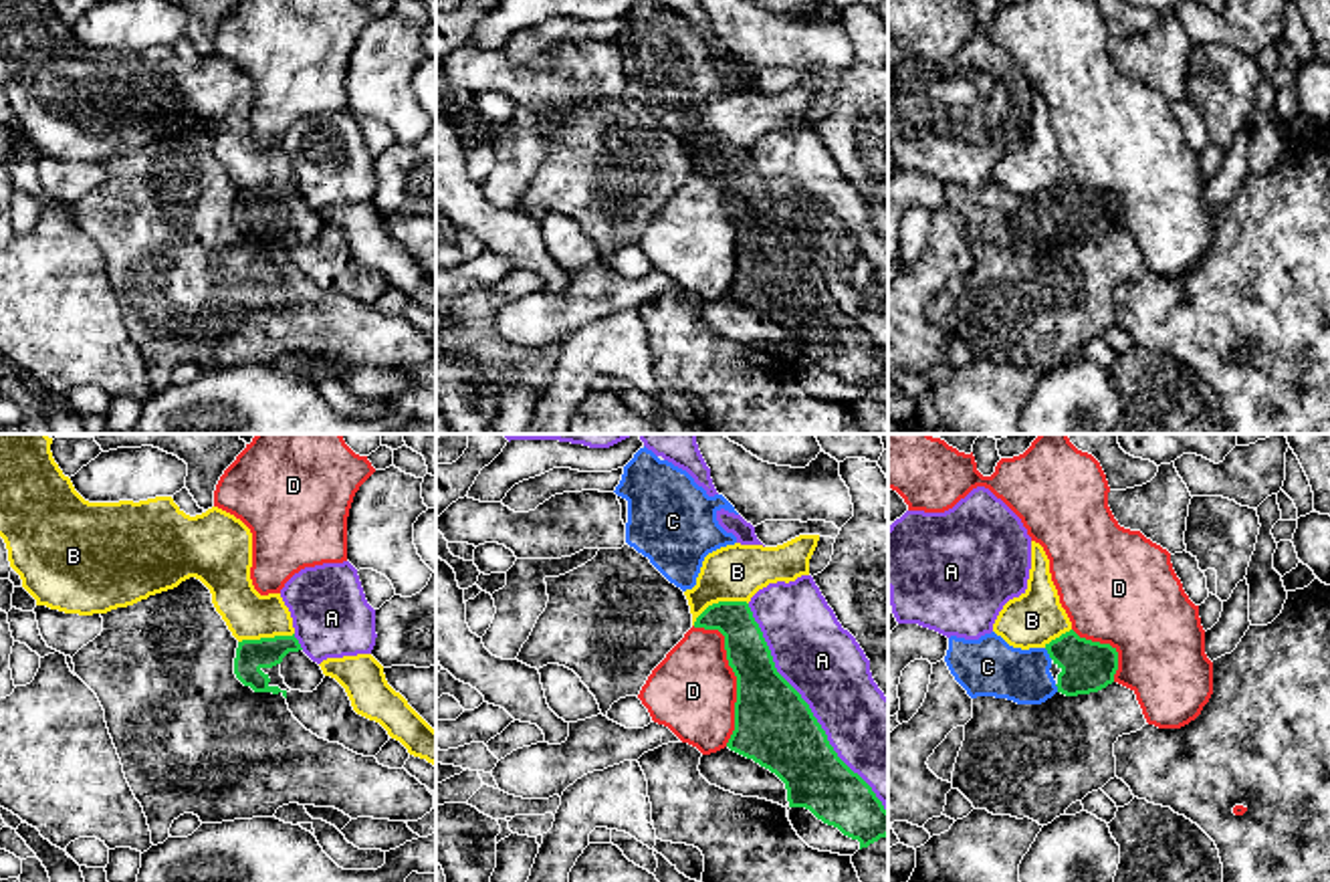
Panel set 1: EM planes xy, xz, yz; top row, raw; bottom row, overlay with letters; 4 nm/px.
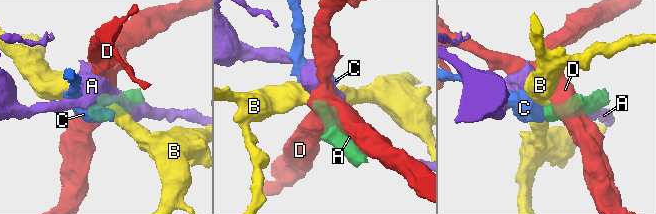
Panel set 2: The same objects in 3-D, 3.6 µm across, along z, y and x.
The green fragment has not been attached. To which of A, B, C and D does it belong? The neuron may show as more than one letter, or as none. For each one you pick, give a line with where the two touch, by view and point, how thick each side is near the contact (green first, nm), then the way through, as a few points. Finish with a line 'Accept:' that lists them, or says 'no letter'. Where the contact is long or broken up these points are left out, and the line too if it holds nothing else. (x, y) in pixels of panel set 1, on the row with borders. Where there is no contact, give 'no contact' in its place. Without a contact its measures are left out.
C: contact yz (1048, 652); calibres 200 and 240 nm; way yz (1086, 667), (1070, 652), (1048, 652), (1032, 667), (987, 667)
Accept: C

